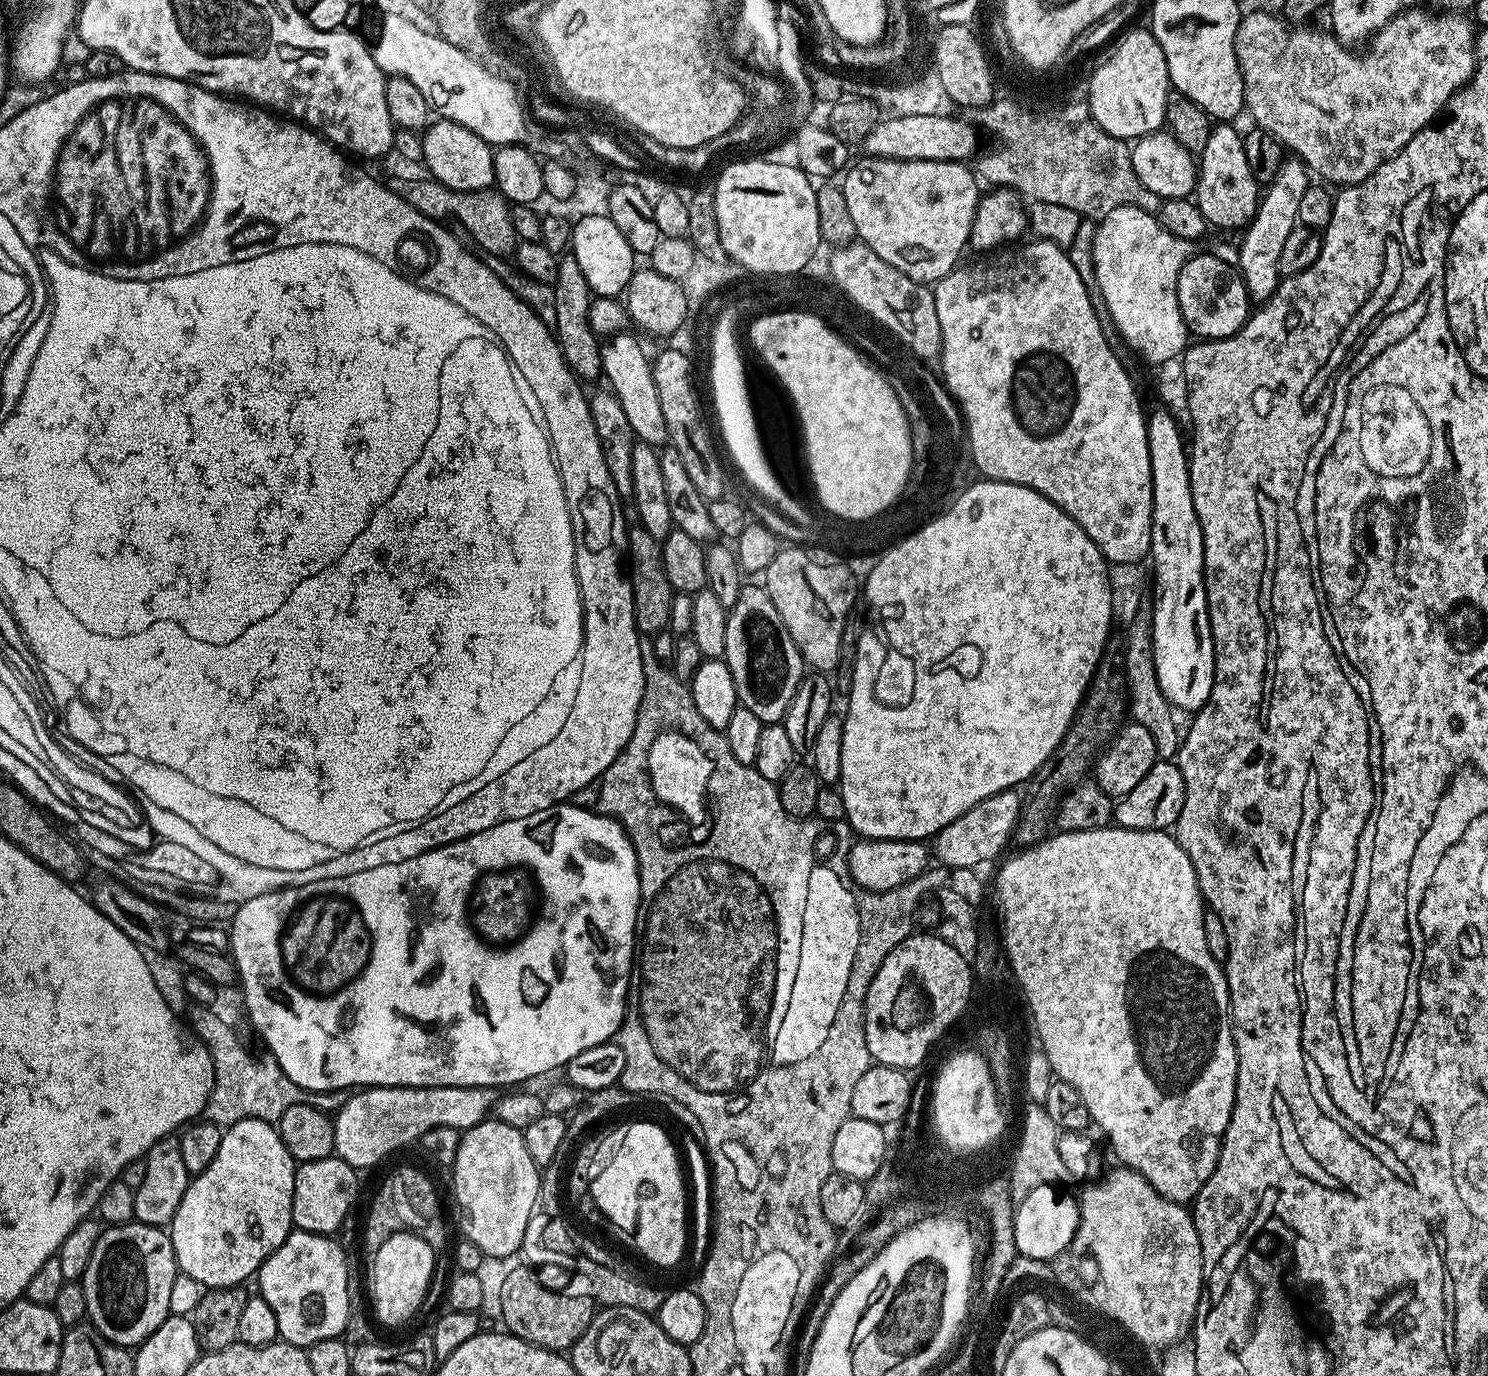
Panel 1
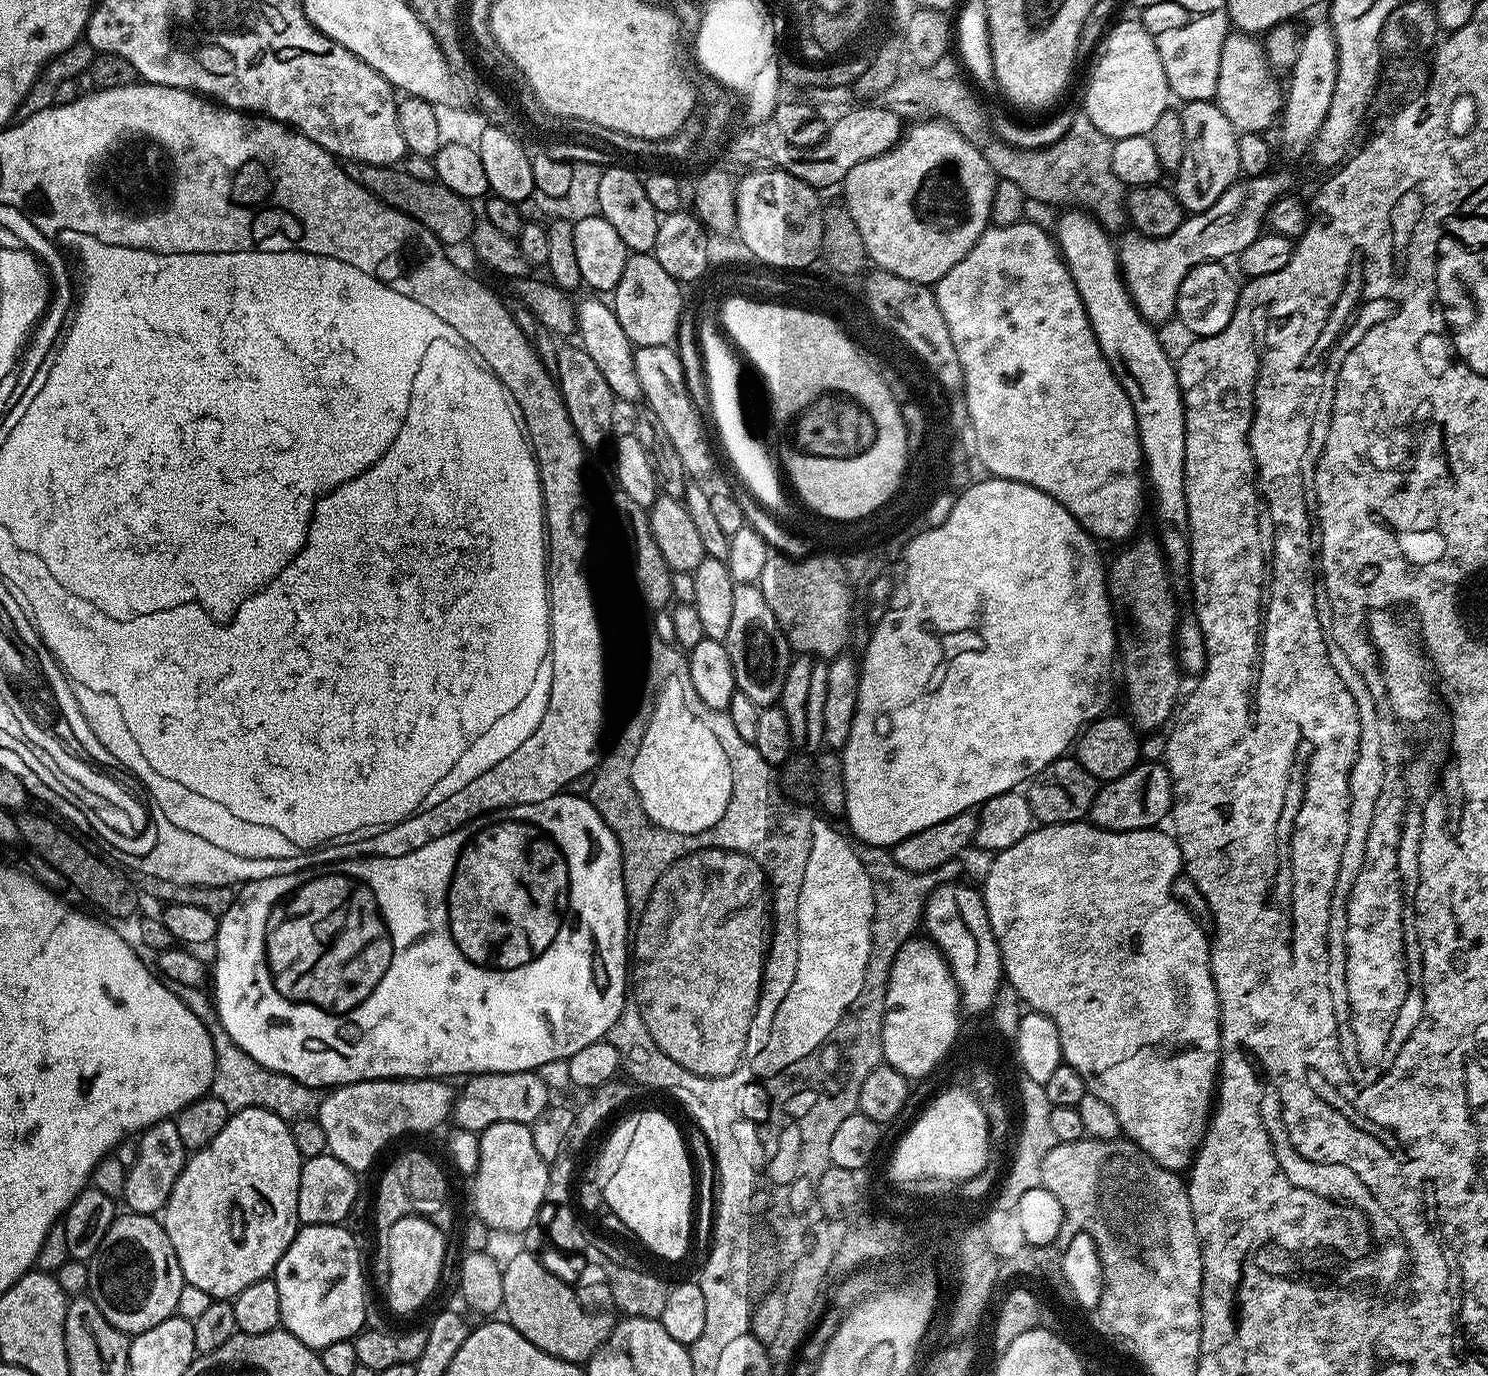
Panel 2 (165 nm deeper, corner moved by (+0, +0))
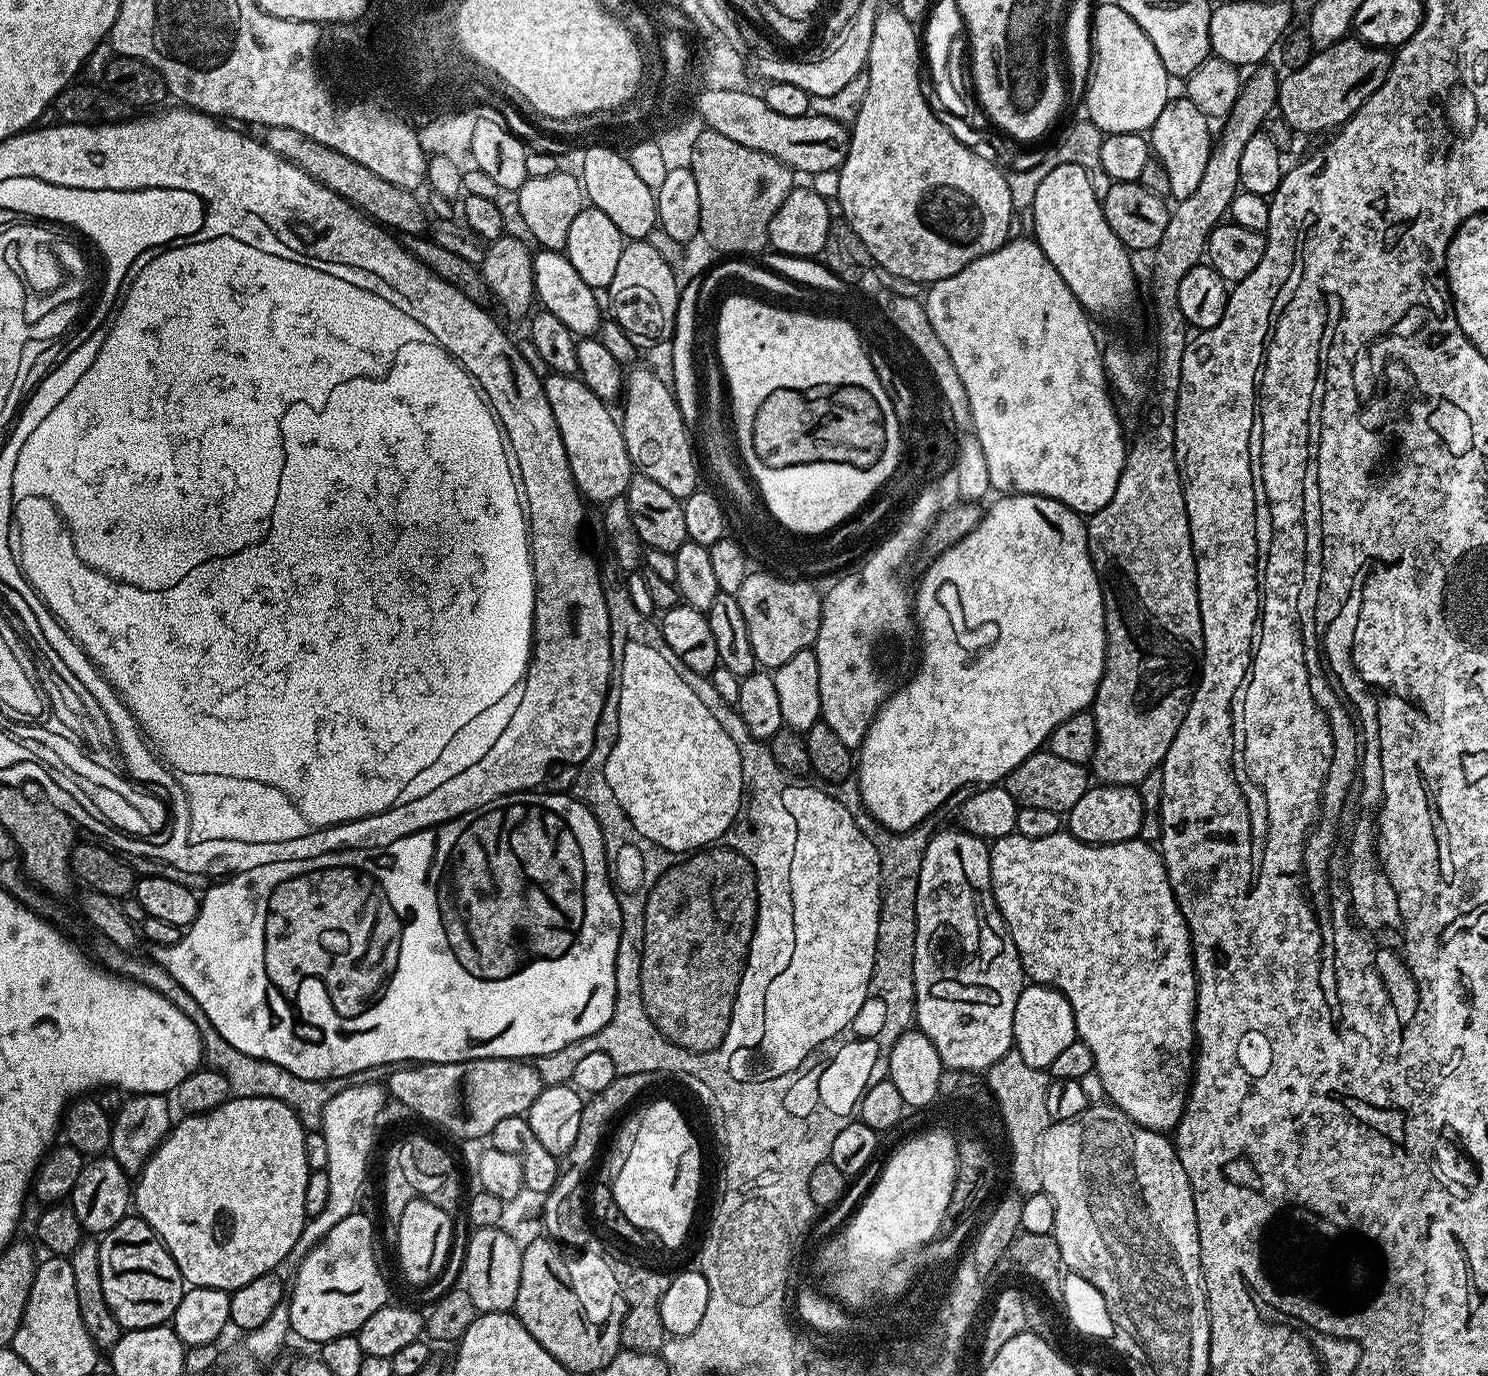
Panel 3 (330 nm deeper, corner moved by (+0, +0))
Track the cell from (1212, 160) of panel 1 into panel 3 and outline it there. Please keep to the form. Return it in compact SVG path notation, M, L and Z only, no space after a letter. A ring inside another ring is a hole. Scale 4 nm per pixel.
M1186 98L1169 99L1168 105L1158 114L1150 129L1150 148L1155 159L1161 160L1166 166L1166 174L1170 174L1171 199L1179 202L1190 198L1198 184L1202 182L1206 174L1207 162L1214 147L1214 132L1208 129L1209 117L1194 106Z

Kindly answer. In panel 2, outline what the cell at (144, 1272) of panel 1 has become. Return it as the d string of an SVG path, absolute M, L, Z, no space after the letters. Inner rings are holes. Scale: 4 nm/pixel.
M117 1215L102 1246L87 1261L88 1292L105 1318L127 1334L145 1332L170 1318L184 1289L182 1266L163 1223L156 1216L124 1220Z

